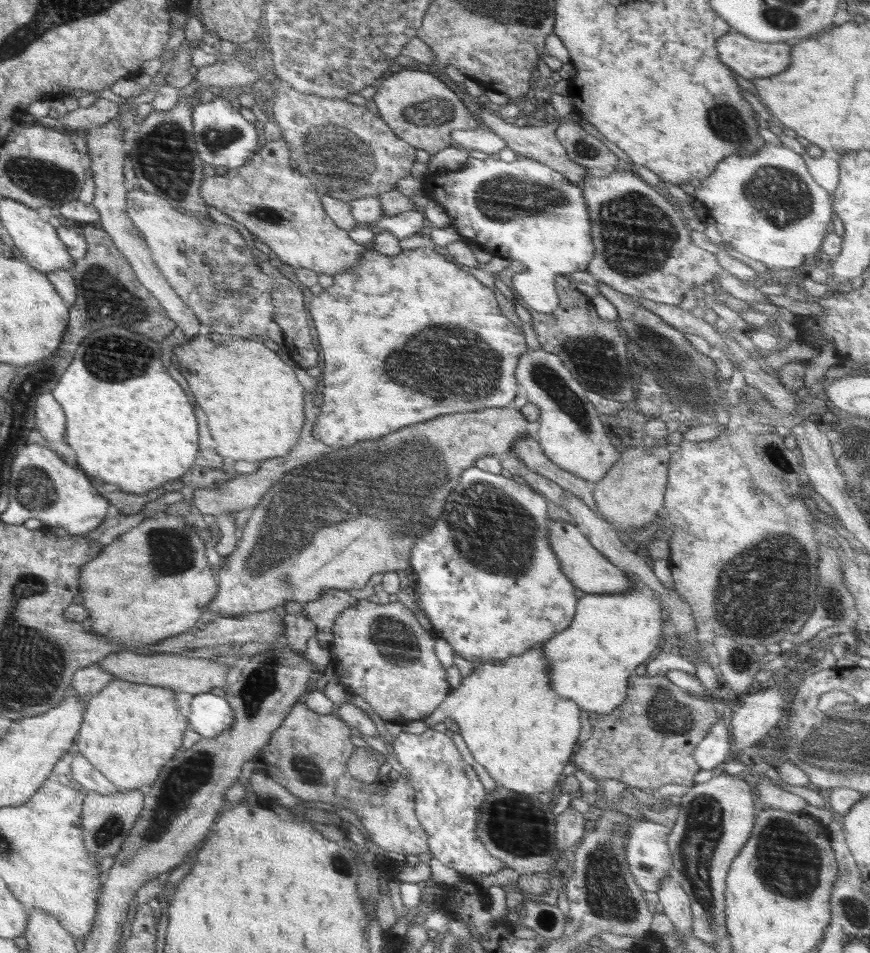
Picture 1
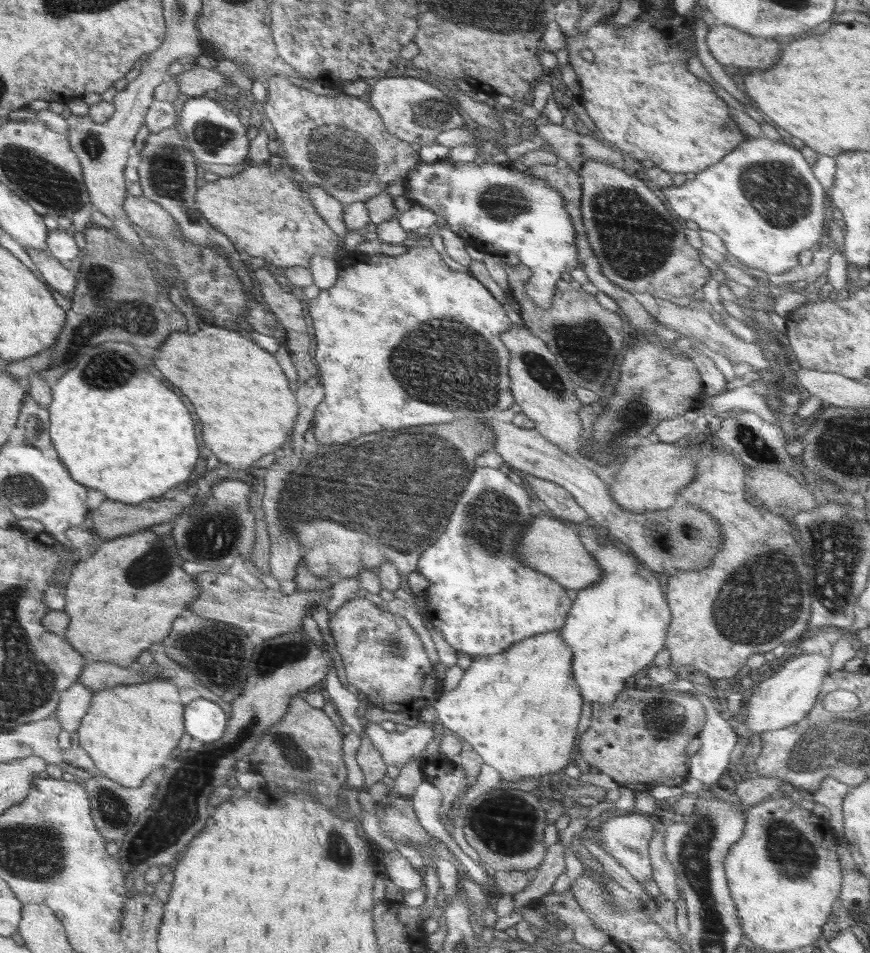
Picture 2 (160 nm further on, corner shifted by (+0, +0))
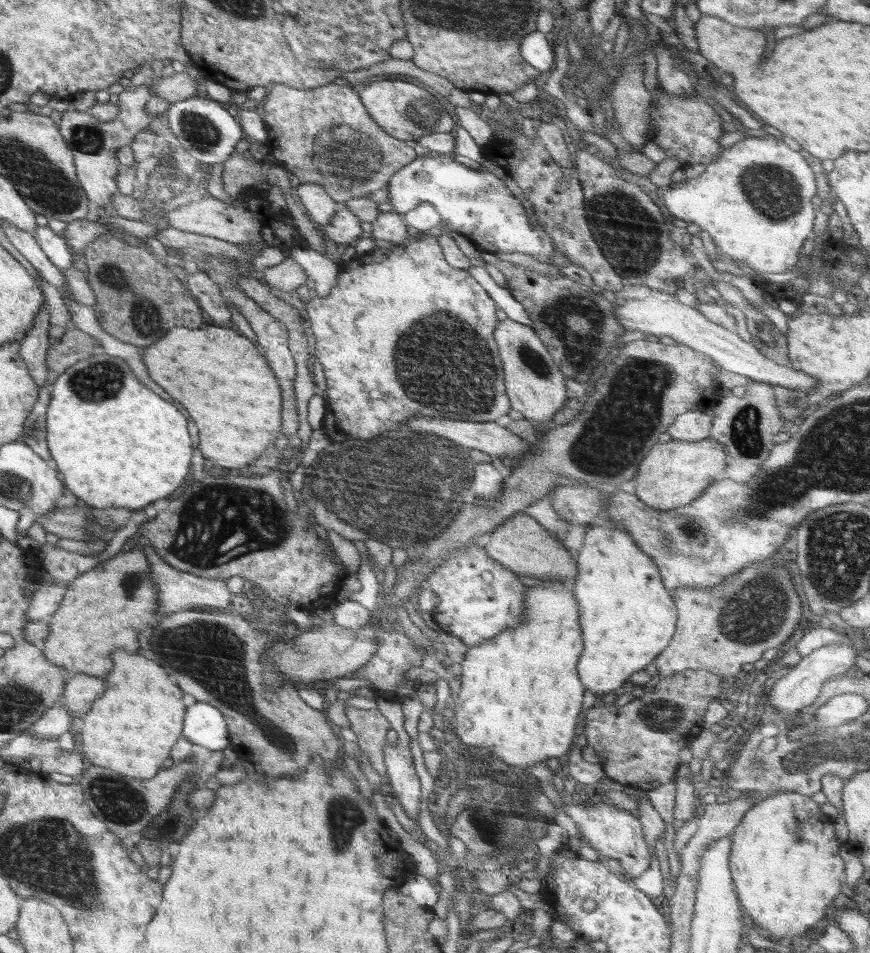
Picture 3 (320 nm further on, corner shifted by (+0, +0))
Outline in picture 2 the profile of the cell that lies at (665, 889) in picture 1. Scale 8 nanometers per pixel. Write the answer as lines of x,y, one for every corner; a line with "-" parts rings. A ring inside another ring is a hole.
654,826
651,842
648,845
648,857
653,869
653,879
656,881
661,892
661,899
673,900
676,902
678,896
677,880
672,864
666,858
664,832
658,826

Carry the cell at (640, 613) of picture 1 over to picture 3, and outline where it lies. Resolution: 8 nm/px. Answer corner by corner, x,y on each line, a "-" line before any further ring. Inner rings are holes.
610,521
590,526
586,531
577,558
578,572
571,582
581,612
579,625
584,648
577,671
582,684
598,696
620,688
628,677
644,671
644,667
668,646
677,621
672,594
664,588
656,563
634,542
628,531

